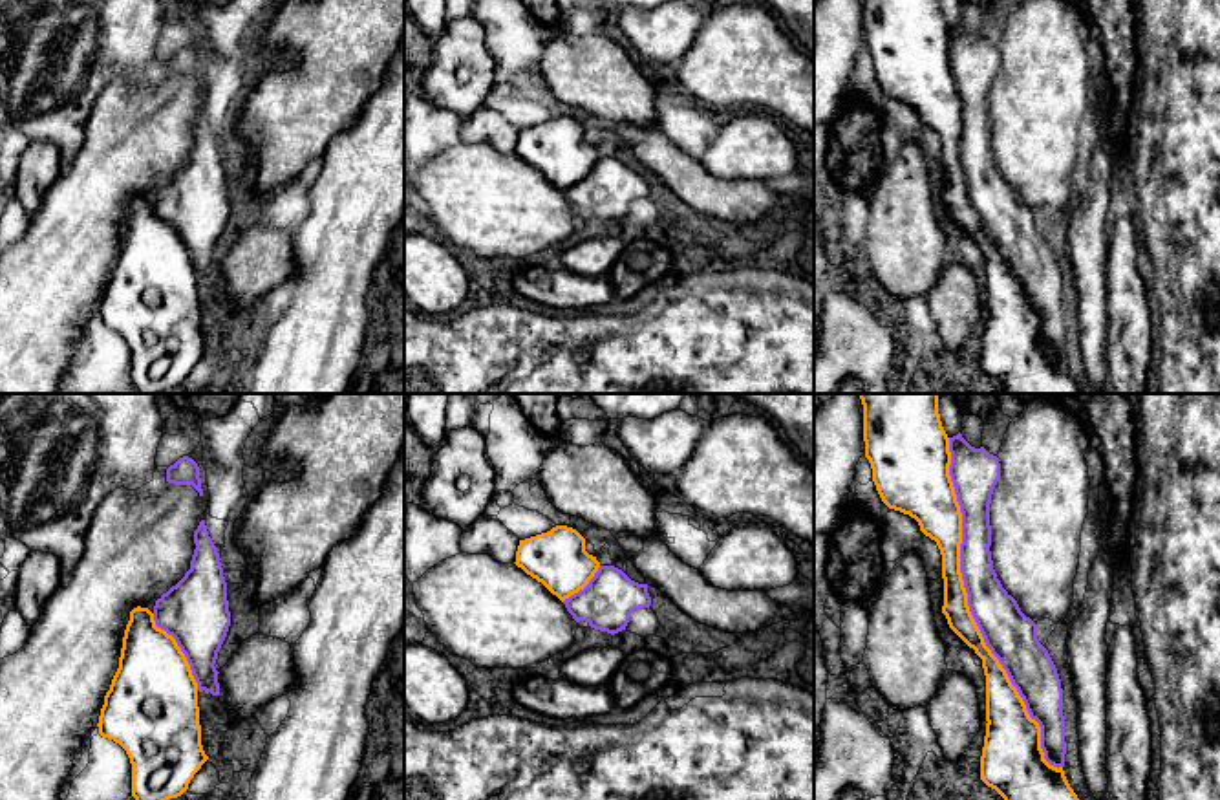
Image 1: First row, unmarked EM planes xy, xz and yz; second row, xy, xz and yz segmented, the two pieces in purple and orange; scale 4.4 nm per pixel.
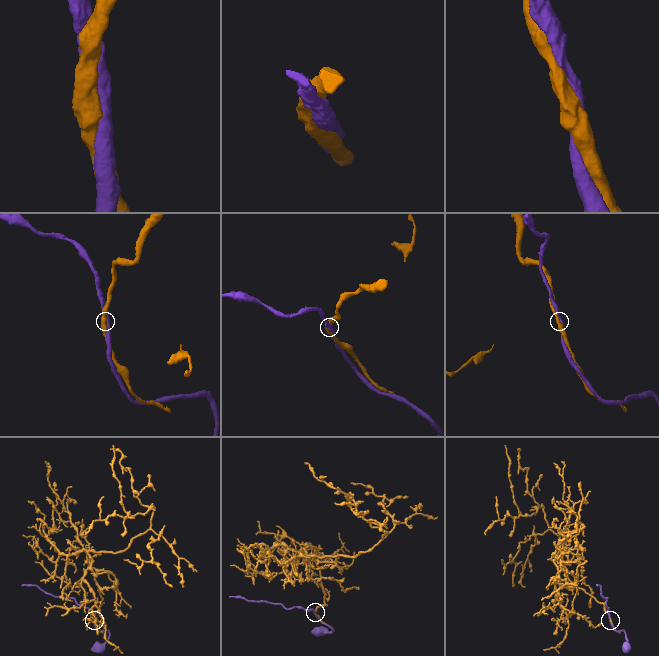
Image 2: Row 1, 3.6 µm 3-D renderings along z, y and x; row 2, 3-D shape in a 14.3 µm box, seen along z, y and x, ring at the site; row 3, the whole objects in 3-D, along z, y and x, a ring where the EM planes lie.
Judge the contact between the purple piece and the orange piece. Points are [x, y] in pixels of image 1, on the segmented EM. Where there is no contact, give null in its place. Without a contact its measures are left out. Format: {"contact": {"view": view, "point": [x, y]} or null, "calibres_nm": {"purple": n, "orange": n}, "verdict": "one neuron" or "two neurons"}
{"contact": {"view": "yz", "point": [968, 605]}, "calibres_nm": {"purple": 220, "orange": 120}, "verdict": "two neurons"}

